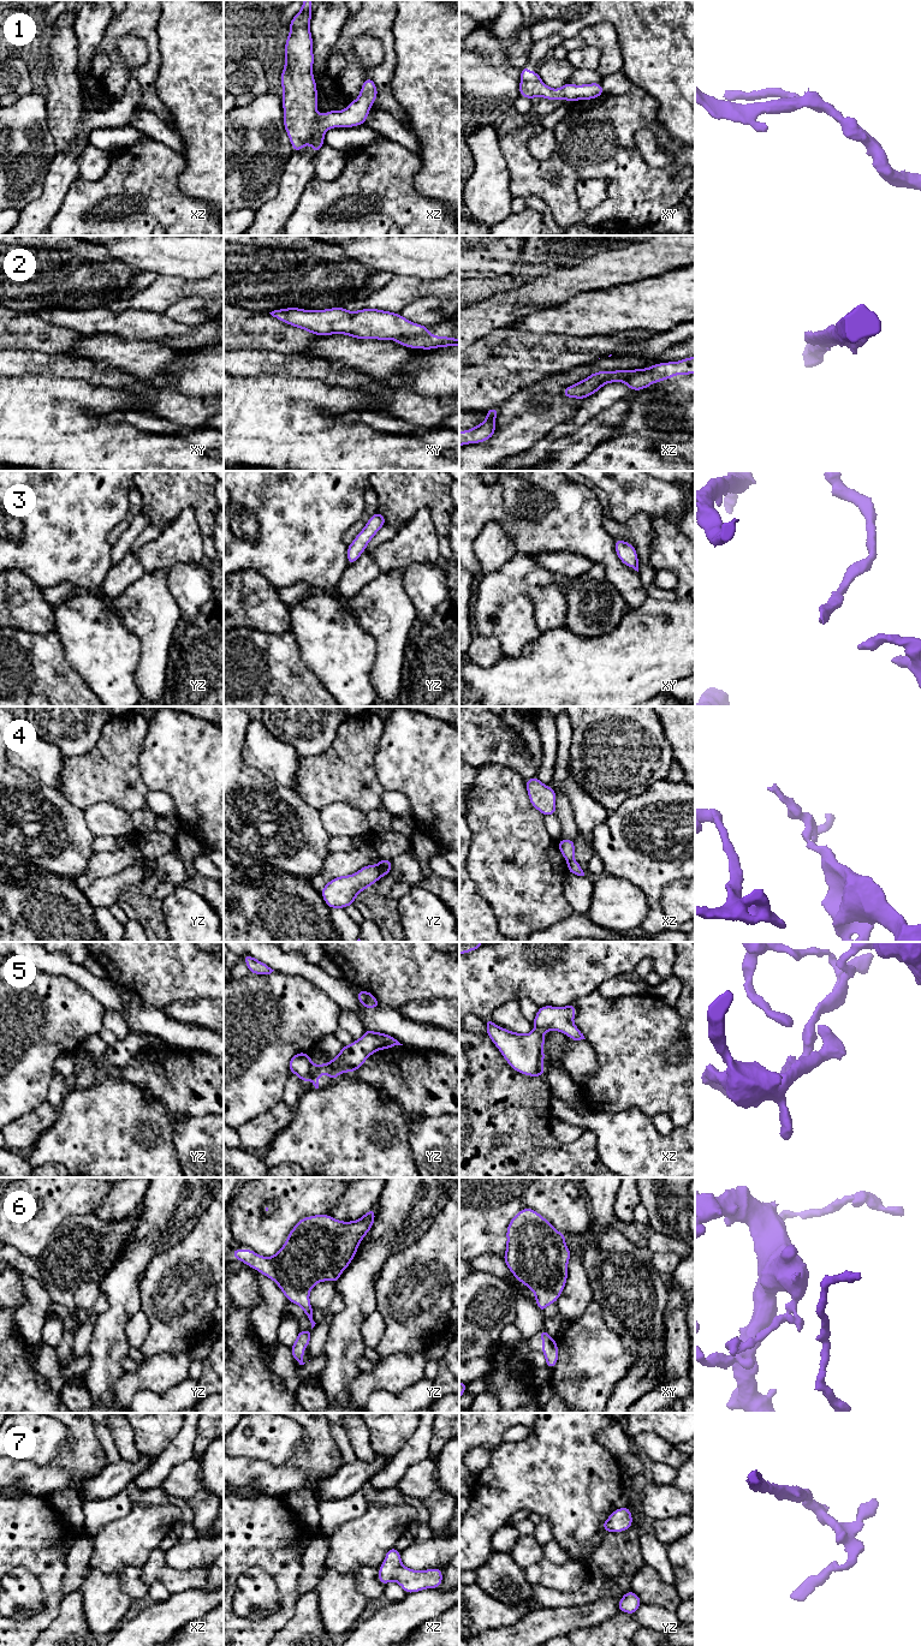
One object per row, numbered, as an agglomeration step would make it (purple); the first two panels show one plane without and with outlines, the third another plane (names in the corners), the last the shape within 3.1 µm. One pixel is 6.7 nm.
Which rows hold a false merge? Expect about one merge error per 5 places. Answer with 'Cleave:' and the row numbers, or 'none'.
Cleave: 2, 4, 5

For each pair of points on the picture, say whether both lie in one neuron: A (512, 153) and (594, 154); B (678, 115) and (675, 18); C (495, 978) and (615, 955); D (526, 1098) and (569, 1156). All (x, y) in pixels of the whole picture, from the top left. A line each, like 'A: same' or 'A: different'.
A: same
B: same
C: same
D: same

